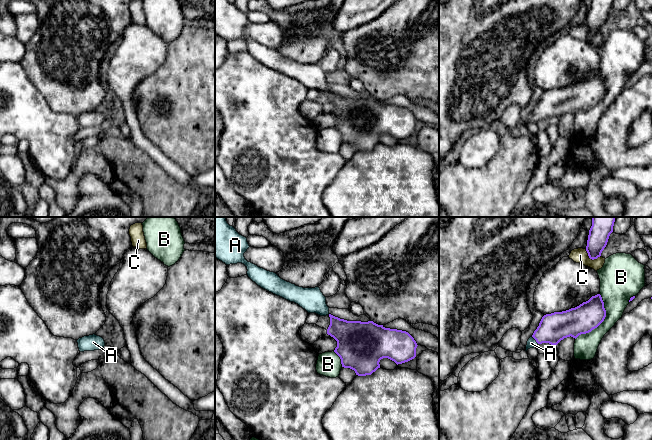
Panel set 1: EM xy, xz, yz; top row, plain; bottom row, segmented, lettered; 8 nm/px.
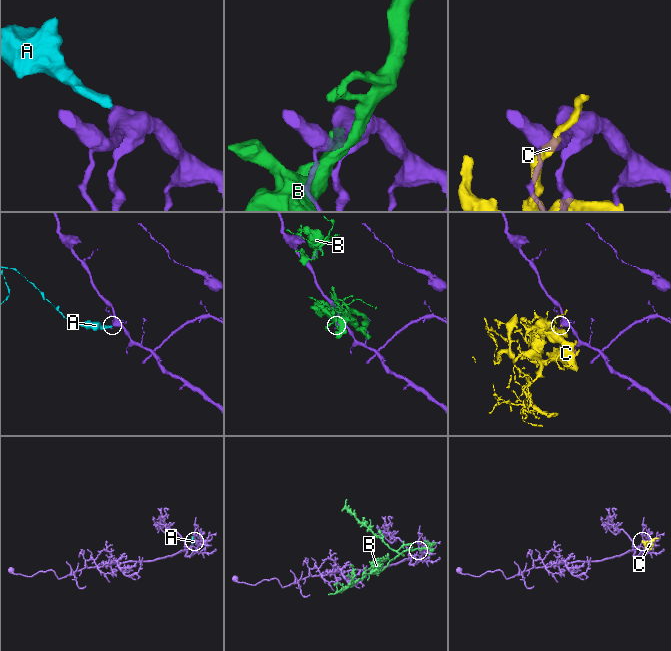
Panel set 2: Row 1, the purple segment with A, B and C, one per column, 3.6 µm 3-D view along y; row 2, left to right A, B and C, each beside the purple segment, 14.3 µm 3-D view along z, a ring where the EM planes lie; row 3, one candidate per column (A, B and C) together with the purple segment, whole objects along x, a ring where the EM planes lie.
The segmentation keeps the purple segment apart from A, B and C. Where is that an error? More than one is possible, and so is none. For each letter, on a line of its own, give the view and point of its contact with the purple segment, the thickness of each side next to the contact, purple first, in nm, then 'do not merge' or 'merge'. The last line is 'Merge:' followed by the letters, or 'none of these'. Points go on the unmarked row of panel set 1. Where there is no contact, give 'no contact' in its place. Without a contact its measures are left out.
A: contact yz (535, 115); calibres 240 and 80 nm; merge
B: contact yz (602, 97); calibres 220 and 240 nm; do not merge
C: contact yz (591, 34); calibres 160 and 120 nm; do not merge
Merge: A

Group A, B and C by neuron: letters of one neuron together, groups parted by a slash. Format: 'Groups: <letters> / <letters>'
Groups: A / B / C

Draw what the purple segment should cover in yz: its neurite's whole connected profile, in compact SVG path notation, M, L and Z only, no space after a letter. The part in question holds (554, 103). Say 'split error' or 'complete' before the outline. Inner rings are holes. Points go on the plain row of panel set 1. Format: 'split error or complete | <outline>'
split error | M600 70L592 72L575 84L546 90L528 115L525 127L542 119L557 121L570 112L576 115L579 111L597 104L605 93L606 86Z

